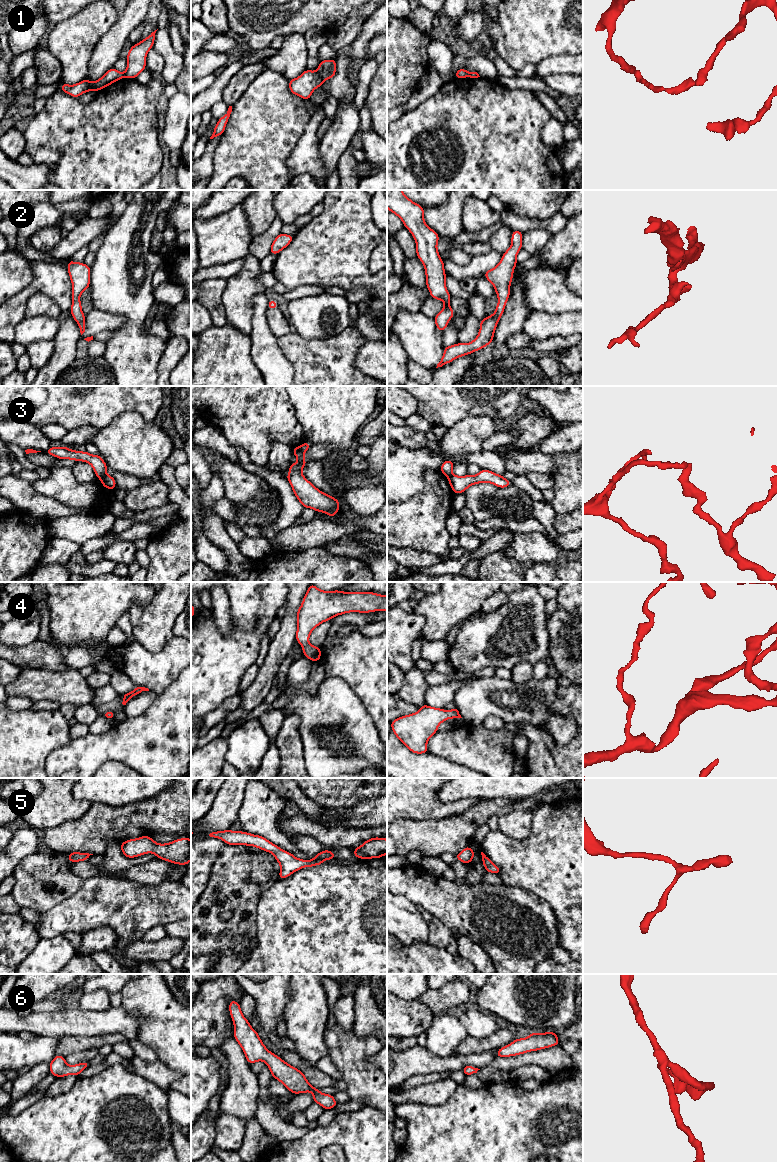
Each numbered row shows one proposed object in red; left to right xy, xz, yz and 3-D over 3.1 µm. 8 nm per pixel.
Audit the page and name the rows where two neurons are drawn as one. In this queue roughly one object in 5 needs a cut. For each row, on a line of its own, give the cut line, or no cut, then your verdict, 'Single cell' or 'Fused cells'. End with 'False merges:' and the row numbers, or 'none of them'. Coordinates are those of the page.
1: Split along xz (317, 71), (323, 80). Fused cells
2: No split. Single cell
3: Split along xy (105, 473), (99, 478). Fused cells
4: No split. Single cell
5: No split. Single cell
6: No split. Single cell
False merges: 1, 3

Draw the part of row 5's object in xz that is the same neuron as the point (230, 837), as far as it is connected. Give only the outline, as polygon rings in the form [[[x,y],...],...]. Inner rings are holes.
[[[230,829],[225,831],[208,832],[206,834],[209,838],[219,838],[227,845],[246,845],[254,846],[266,852],[273,854],[274,858],[280,864],[280,873],[278,879],[289,877],[294,872],[304,868],[322,865],[324,860],[335,859],[335,854],[331,850],[324,850],[314,855],[313,860],[303,860],[296,858],[290,852],[282,850],[279,846],[273,844],[263,836],[250,834],[242,831],[232,831]]]

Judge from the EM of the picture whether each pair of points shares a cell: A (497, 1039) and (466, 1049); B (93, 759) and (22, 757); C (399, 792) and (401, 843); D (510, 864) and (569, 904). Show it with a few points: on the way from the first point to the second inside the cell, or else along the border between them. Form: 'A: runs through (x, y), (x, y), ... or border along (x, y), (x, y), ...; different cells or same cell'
A: runs through (489, 1043), (474, 1045); same cell
B: border along (65, 745), (57, 747), (47, 756), (44, 767); different cells
C: border along (397, 817), (423, 821); different cells
D: runs through (525, 864), (529, 864), (554, 889); same cell

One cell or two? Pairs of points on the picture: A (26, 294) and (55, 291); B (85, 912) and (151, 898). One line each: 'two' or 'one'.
A: one
B: one

